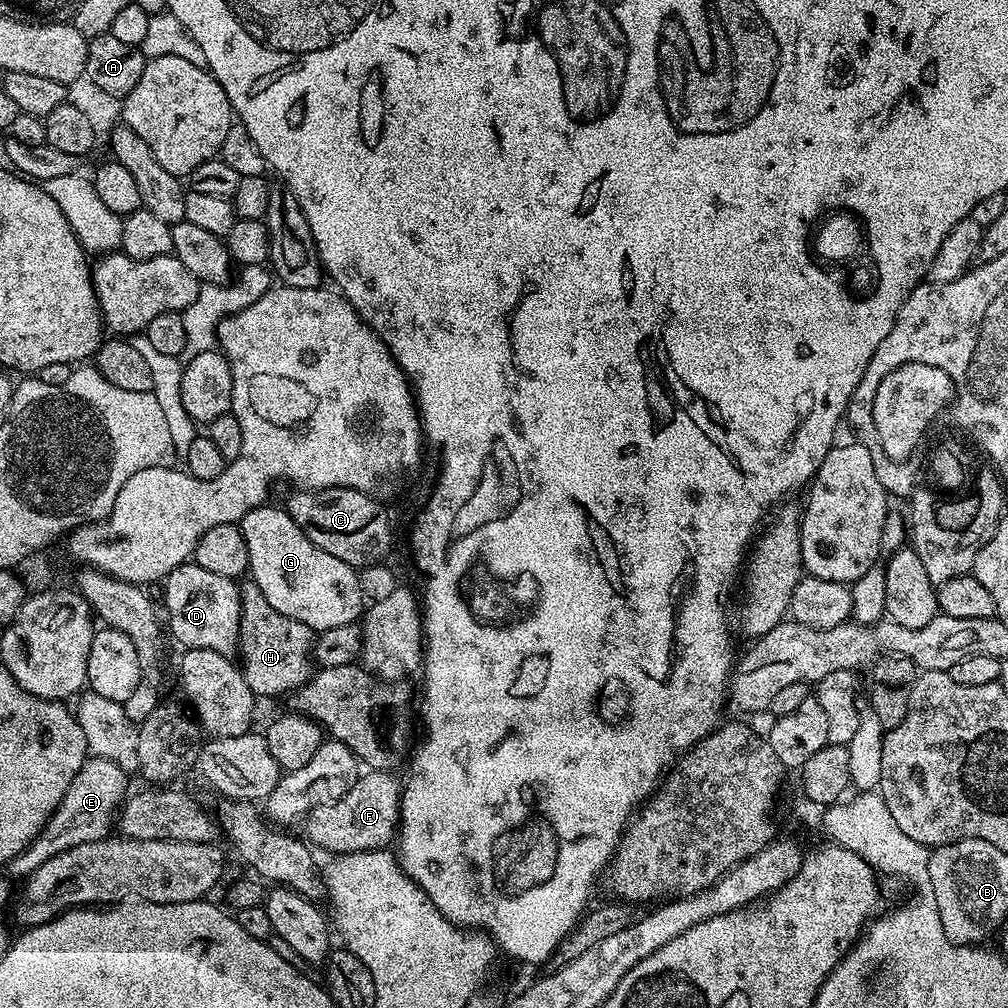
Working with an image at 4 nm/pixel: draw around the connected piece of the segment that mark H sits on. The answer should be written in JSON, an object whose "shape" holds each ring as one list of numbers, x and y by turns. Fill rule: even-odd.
{"shape":[[251,578,240,584,240,635,238,637,238,663,246,678,246,686,250,686,253,696,284,696,302,687,314,675,313,661,314,633,310,626,298,622,298,618,286,618,286,614,278,614,270,602,266,602,266,594,258,590]]}

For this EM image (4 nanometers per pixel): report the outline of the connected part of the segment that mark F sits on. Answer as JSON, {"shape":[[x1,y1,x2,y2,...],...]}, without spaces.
{"shape":[[368,770,333,804,320,804,303,821,302,836,309,845,325,848,328,854,375,852,389,847,398,832,402,784,388,770]]}

